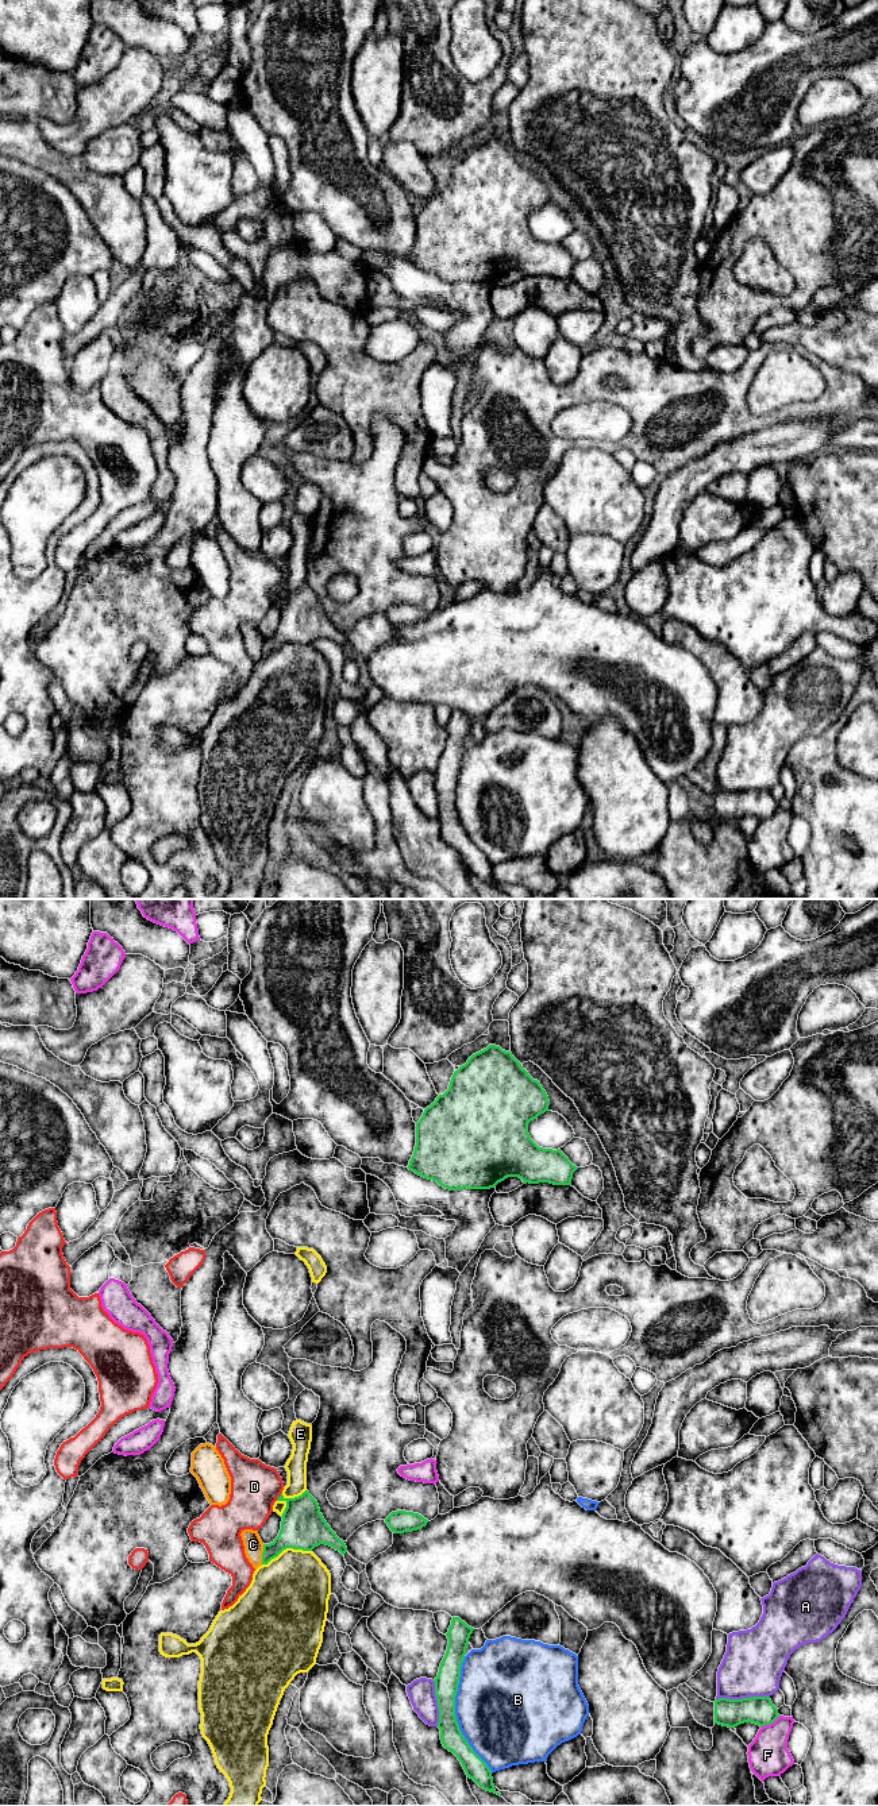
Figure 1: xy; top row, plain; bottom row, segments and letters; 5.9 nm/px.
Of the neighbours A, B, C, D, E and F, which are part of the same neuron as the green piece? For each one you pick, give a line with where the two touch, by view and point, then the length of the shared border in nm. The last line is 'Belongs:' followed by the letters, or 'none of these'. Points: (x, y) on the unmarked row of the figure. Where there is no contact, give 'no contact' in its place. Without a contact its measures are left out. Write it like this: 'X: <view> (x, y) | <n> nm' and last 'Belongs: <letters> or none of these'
Belongs: none of these

